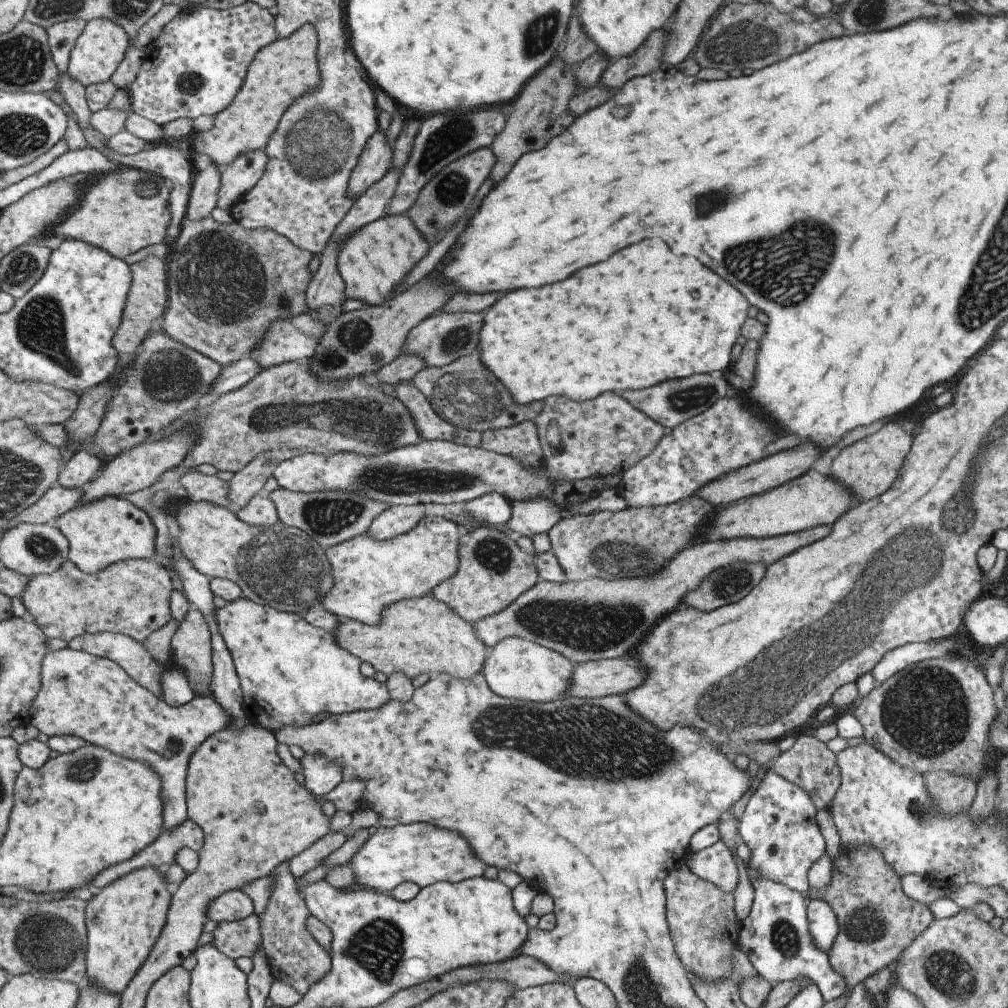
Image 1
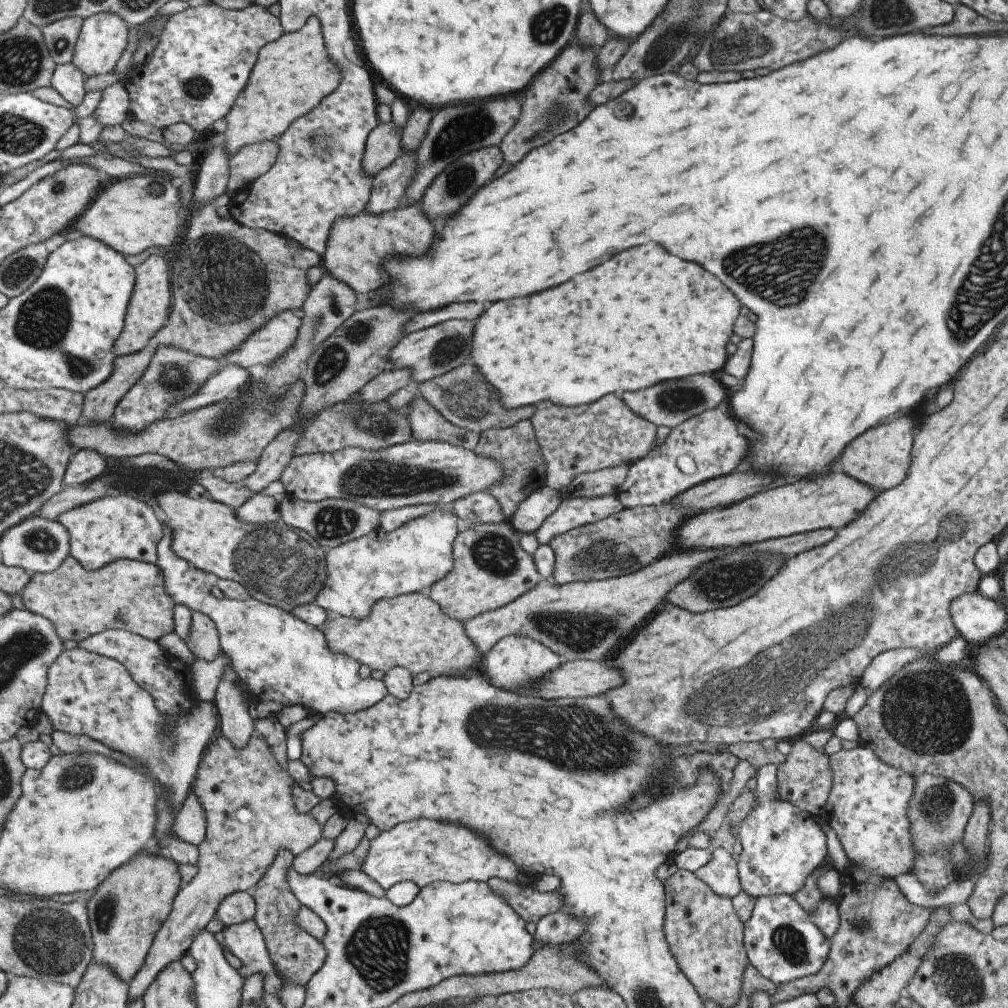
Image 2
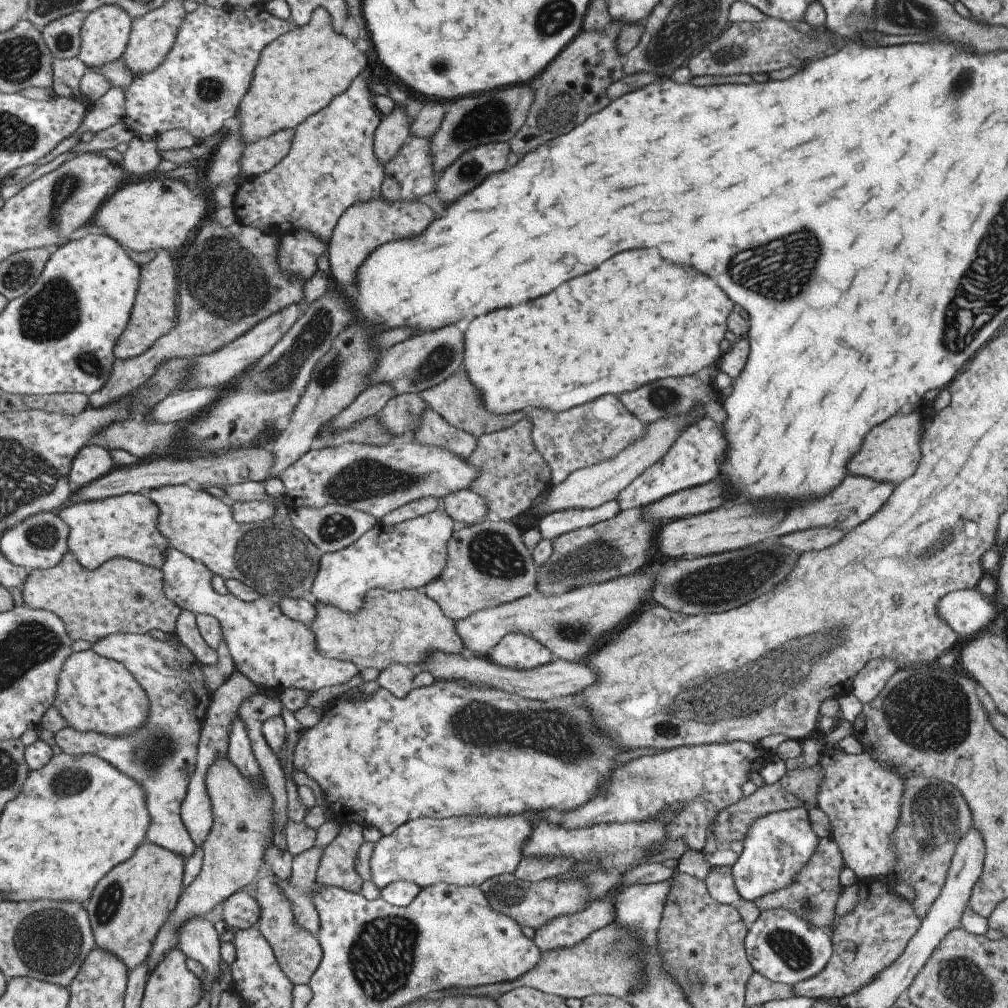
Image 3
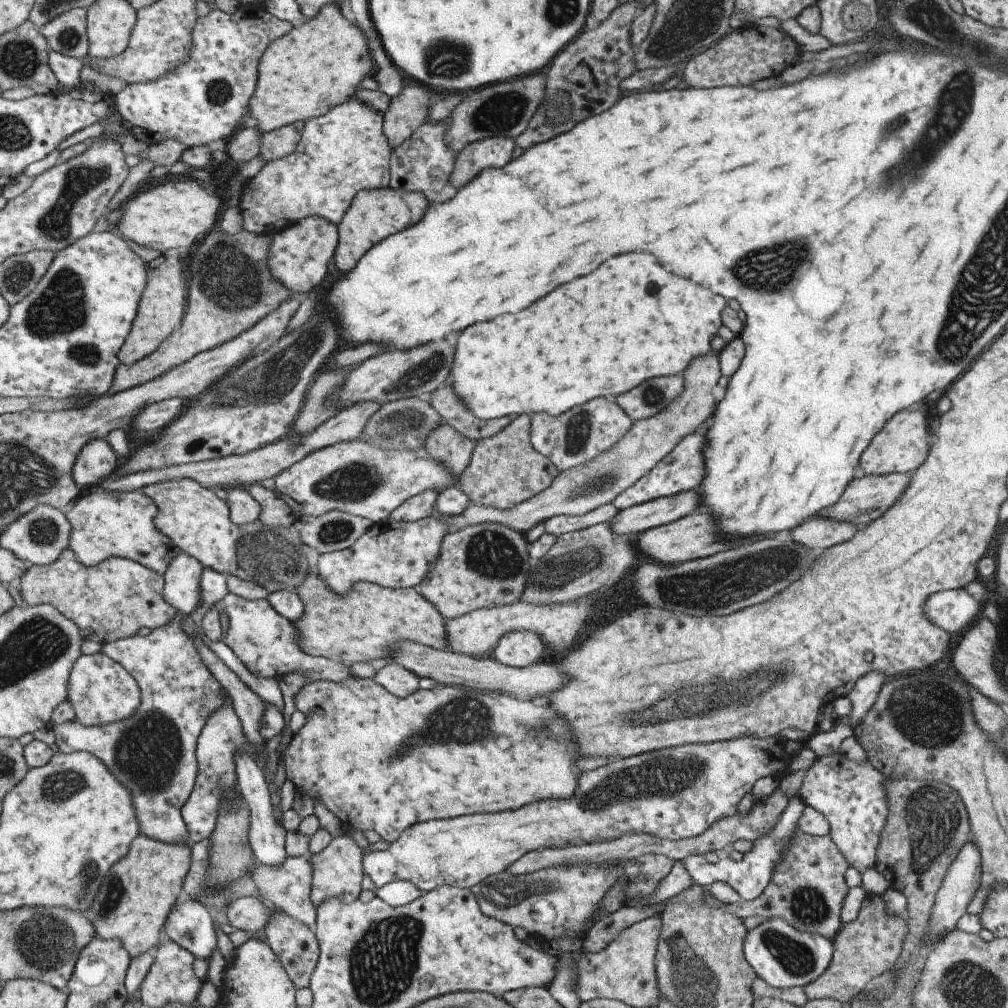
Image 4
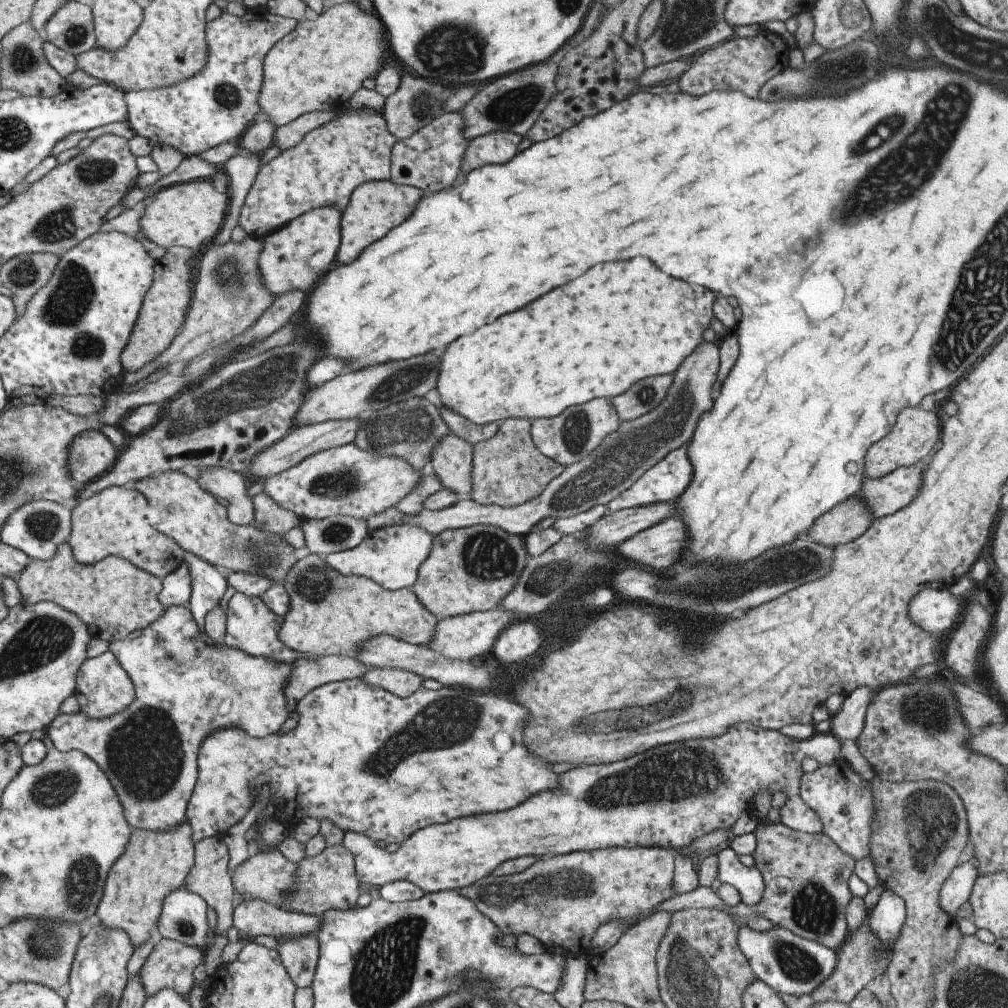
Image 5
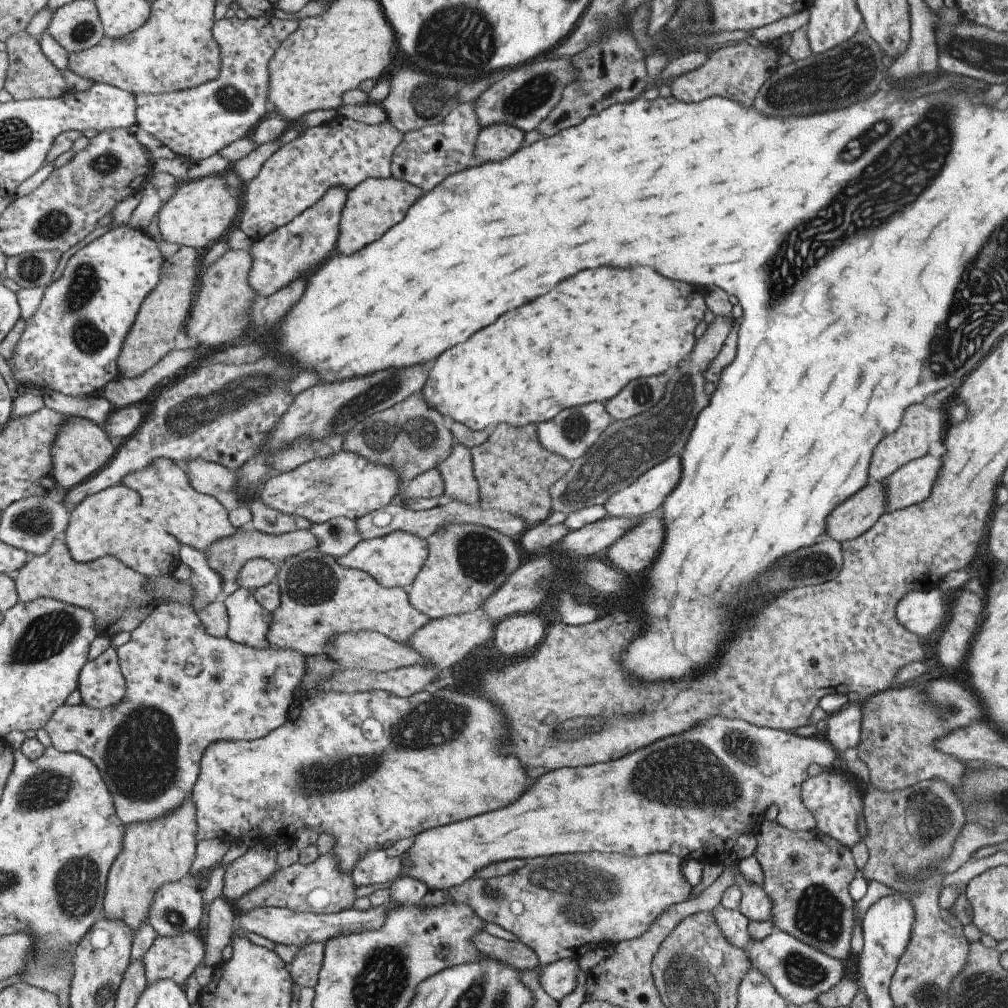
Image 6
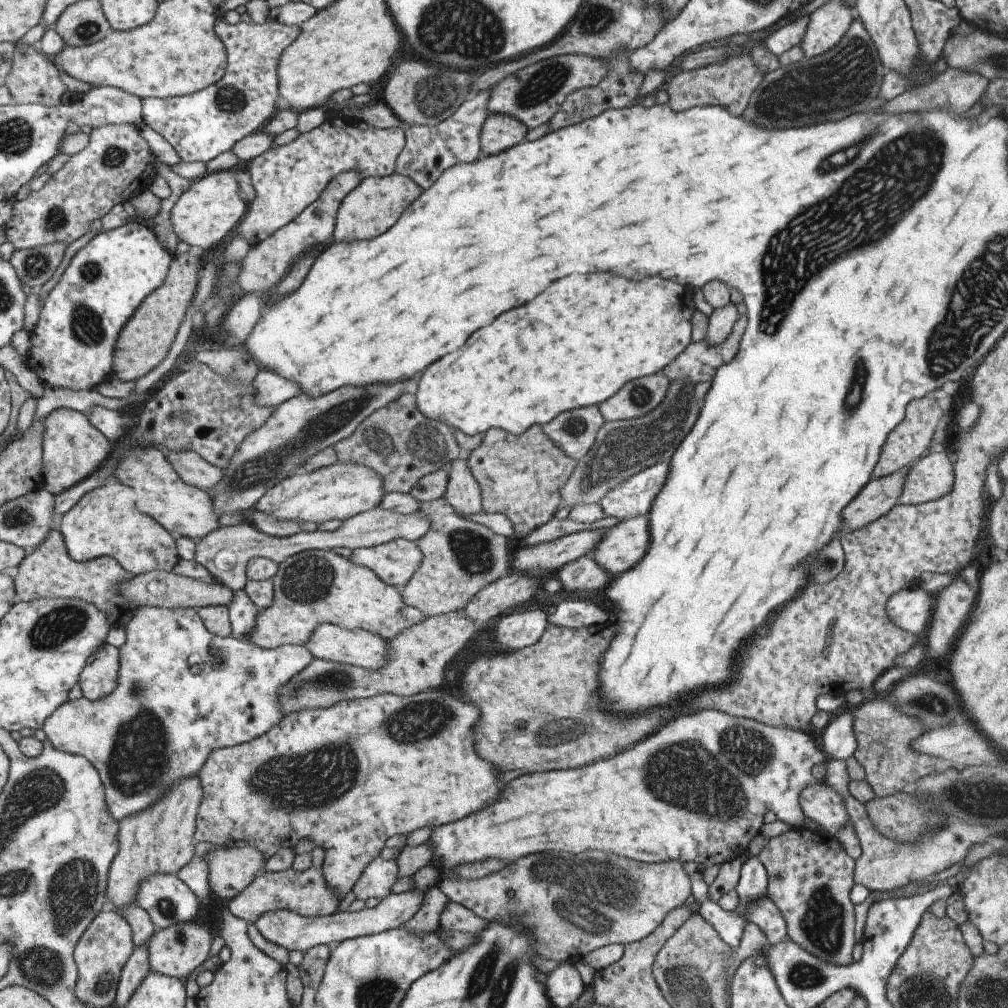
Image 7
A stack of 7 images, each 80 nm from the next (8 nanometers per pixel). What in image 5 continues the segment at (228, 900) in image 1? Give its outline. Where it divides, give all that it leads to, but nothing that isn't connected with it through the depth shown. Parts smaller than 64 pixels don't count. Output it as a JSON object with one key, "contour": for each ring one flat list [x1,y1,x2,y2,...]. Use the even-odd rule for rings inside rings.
{"contour":[[249,899,241,900,232,908,232,926,243,935,291,939,305,935,315,936,320,929,320,918,288,911,259,899]]}

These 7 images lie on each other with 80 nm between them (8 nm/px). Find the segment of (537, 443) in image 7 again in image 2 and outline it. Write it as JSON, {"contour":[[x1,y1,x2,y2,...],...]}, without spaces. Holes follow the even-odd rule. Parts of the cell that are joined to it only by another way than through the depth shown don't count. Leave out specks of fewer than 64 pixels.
{"contour":[[530,419,517,421,513,426,505,429,487,429,479,435,473,450,474,454,496,461,501,469,501,478,496,480,485,492,488,492,497,501,501,514,508,521,517,510,518,504,521,504,527,495,544,485,545,461,536,443]]}

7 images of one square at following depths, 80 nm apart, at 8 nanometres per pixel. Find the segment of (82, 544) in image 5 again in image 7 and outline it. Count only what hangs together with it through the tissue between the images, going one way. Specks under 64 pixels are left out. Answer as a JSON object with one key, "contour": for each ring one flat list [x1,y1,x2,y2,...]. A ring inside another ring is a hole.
{"contour":[[109,480,81,496,65,514,62,514,59,532,62,534,69,558,83,562,100,556,113,557,125,572,132,575,154,570,171,571,179,560,174,543,175,536,168,533,156,520,153,520,153,517,140,511,135,503,133,489,115,480]]}

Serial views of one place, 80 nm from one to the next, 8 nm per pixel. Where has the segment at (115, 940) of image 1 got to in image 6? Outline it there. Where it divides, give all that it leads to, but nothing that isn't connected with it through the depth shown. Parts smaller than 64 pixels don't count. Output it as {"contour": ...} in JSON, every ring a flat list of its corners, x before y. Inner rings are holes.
{"contour":[[187,795,173,810,148,821,124,825,121,850,113,859,106,876,106,885,102,902,105,917,121,920,132,934,146,921,152,894,163,883,186,878,194,857,197,843,196,812,194,802]]}

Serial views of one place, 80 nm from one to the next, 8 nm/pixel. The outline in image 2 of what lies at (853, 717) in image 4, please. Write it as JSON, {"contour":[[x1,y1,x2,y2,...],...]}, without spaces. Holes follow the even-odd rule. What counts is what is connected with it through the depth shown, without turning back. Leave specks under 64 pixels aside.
{"contour":[[914,649,883,651,871,659,855,686,858,685,858,688,862,689,867,695,871,694,902,666,920,657,921,655]]}

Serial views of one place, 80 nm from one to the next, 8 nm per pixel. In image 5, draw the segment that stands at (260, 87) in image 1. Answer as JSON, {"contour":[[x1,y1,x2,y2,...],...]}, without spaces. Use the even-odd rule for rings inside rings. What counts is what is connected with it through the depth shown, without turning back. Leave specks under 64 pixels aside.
{"contour":[[353,1,331,3,315,20,297,20,295,28,264,56,258,107,269,115,274,127,308,112,345,111,350,107,350,96,363,80,374,79,383,66,383,34,377,16,365,16]]}

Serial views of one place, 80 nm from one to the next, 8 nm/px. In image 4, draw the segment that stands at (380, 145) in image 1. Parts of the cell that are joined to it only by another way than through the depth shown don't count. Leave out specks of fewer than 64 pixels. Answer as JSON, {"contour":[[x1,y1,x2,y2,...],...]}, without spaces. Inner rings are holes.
{"contour":[[421,84,402,86,399,94,390,98,387,110,382,113,382,131,392,151,411,136,428,118,428,110,438,95]]}

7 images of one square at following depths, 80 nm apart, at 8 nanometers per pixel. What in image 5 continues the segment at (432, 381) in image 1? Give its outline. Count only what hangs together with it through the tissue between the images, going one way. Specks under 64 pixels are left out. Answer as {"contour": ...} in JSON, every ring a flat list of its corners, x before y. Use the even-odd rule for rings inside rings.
{"contour":[[441,406,439,408,441,418,448,426,451,434,458,436,461,440,468,442,470,445,486,441,490,436,495,434,498,423,489,423,484,425,476,425,471,421,465,420,465,417,459,416,457,413]]}

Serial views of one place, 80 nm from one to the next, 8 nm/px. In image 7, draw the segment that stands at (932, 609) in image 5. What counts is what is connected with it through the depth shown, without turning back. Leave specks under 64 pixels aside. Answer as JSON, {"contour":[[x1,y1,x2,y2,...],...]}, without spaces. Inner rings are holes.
{"contour":[[909,587,889,596,884,611,896,627,919,638,930,621,933,601,933,596,923,589]]}

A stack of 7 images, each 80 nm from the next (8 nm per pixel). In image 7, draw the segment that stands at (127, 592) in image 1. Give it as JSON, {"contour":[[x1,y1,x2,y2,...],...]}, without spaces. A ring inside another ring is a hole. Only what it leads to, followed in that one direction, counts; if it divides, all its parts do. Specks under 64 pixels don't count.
{"contour":[[49,529,45,538,34,548,31,554,24,556,17,565,17,574,12,579,14,594,21,601,33,599,81,599,94,604,106,614,110,628,122,627,136,609,126,603,116,591,119,583,124,583,133,575,125,572,124,568,113,558,100,556,88,561,76,561,69,558,62,539,62,534,55,529]]}

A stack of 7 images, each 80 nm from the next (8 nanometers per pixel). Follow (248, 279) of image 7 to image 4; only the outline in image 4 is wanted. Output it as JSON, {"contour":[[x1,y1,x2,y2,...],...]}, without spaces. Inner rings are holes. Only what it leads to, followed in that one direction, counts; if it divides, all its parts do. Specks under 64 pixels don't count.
{"contour":[[308,216,286,226,282,231,271,234,266,267,291,296,303,296,307,291,318,286,327,272,327,262,333,256,338,243,338,228,326,218]]}

